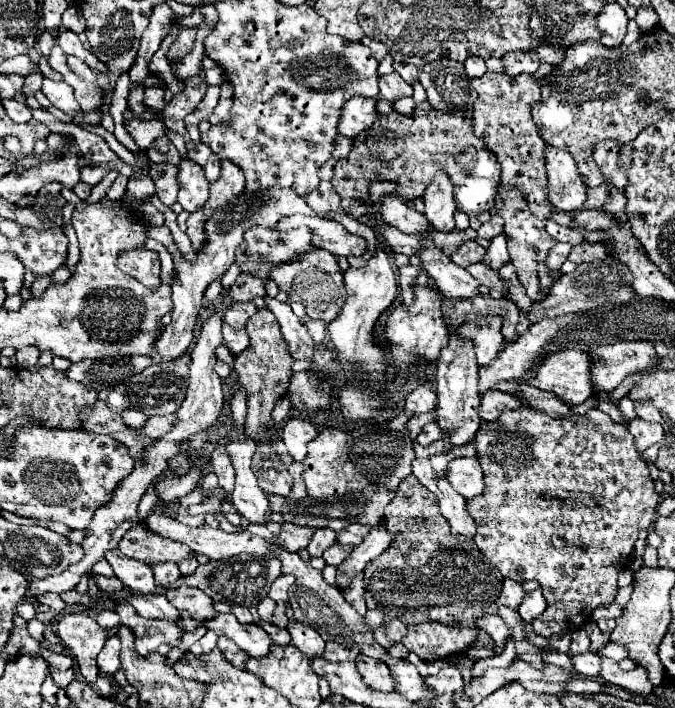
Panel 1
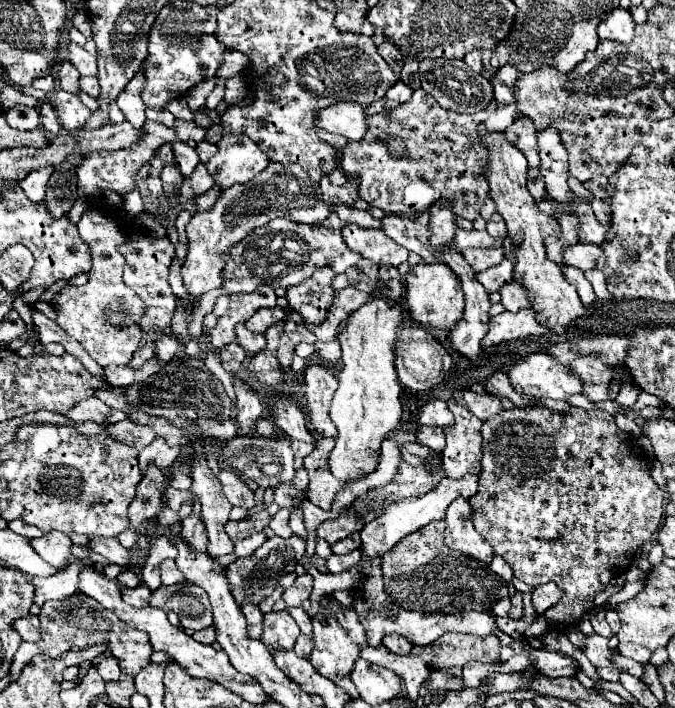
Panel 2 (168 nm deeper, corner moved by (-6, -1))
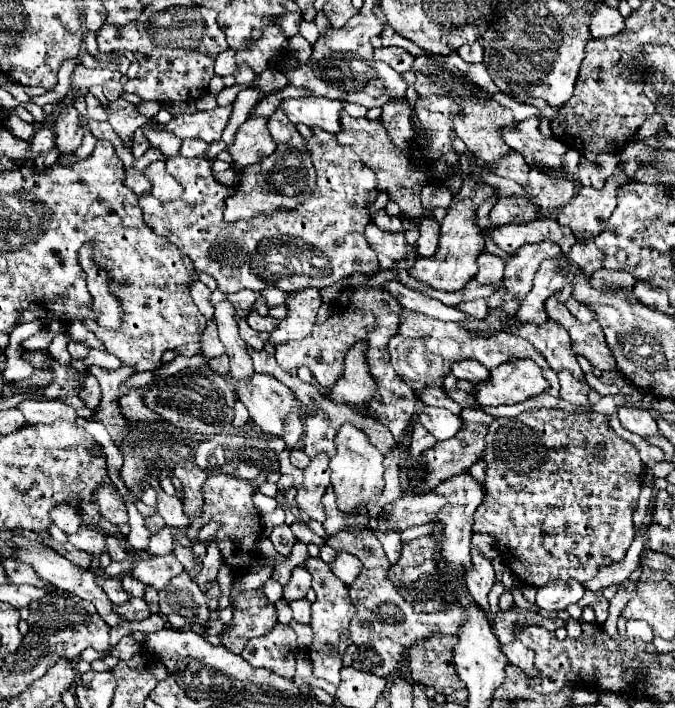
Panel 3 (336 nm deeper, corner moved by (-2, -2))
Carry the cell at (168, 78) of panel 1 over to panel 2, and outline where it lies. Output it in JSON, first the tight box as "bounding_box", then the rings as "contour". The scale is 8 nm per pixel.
{"bounding_box":[185,76,215,112],"contour":[[[213,76],[212,79],[204,80],[187,93],[185,100],[192,112],[199,110],[205,105],[207,97],[215,86],[215,76]]]}

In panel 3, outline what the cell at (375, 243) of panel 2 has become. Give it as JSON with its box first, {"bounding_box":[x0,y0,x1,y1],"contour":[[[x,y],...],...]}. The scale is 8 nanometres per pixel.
{"bounding_box":[365,223,417,269],"contour":[[[371,223],[365,229],[365,237],[369,237],[371,247],[377,251],[381,269],[409,269],[417,261],[417,251],[405,241],[403,231],[385,233]]]}

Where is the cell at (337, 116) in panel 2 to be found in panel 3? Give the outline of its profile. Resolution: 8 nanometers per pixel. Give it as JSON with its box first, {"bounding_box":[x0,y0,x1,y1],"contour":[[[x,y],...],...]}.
{"bounding_box":[279,95,343,133],"contour":[[[311,95],[301,99],[283,99],[279,107],[293,125],[305,123],[307,127],[321,127],[329,133],[341,131],[339,125],[339,111],[343,109],[341,101]]]}

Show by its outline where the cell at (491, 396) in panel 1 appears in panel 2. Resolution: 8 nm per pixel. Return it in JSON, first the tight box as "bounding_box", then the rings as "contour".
{"bounding_box":[461,392,501,420],"contour":[[[475,392],[461,394],[461,396],[463,396],[465,406],[469,406],[469,410],[473,410],[481,420],[487,420],[493,414],[501,412],[501,400],[497,396],[491,396],[491,394],[481,396],[481,394],[475,394]]]}

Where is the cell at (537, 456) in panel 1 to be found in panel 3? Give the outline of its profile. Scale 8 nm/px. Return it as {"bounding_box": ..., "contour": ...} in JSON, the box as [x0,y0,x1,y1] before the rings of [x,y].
{"bounding_box":[473,409,645,587],"contour":[[[537,409],[537,411],[525,411],[519,417],[499,417],[495,419],[495,423],[491,423],[489,427],[489,435],[487,435],[487,449],[483,455],[483,461],[487,463],[487,475],[485,475],[485,499],[481,503],[481,507],[475,511],[475,523],[473,523],[473,531],[475,533],[487,533],[495,539],[495,545],[499,549],[499,553],[503,555],[505,565],[513,571],[513,575],[521,581],[527,583],[531,587],[541,587],[553,579],[577,579],[579,583],[585,583],[589,579],[593,579],[599,571],[599,567],[603,565],[611,565],[615,561],[621,561],[629,549],[629,545],[633,543],[635,531],[633,531],[633,509],[631,505],[639,499],[639,491],[641,491],[641,473],[645,471],[639,451],[635,449],[635,445],[631,445],[629,441],[621,439],[609,425],[607,417],[601,413],[567,413],[567,411],[559,411],[559,409]]]}

